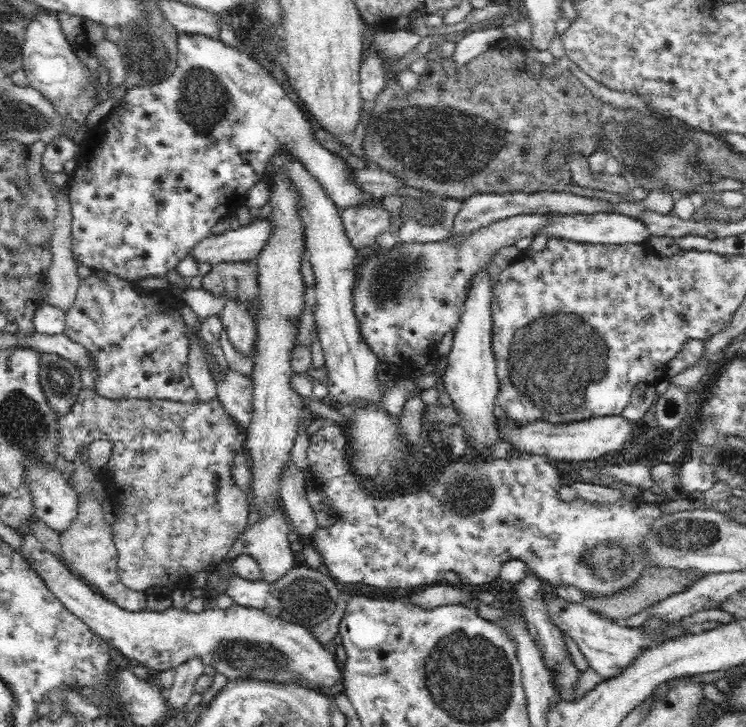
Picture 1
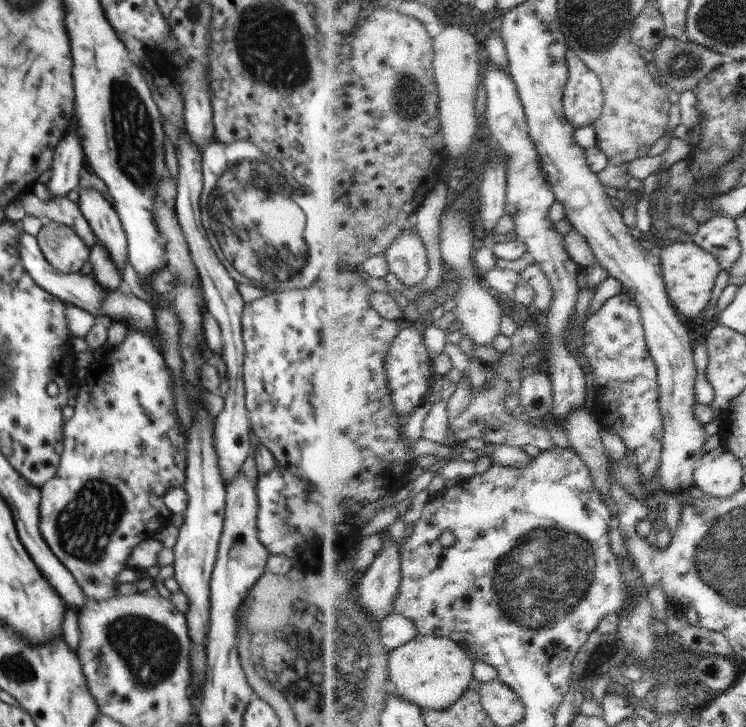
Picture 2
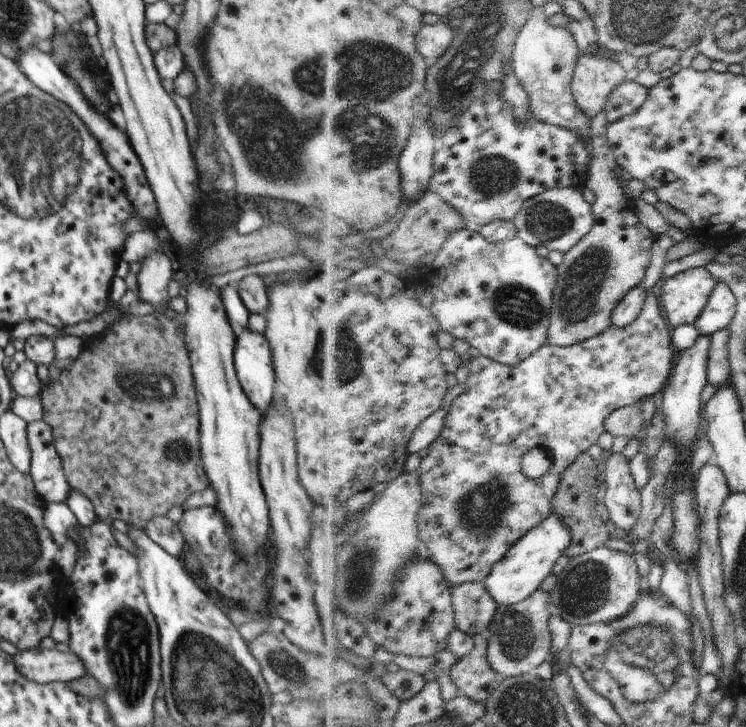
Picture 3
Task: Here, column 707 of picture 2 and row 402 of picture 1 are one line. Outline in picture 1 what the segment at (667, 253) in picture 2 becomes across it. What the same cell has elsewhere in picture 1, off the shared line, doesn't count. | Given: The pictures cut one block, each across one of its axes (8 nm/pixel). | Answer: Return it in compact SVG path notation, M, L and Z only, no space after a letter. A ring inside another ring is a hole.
M273 167L267 176L267 182L270 186L270 214L267 217L269 231L267 232L266 242L262 245L262 250L252 261L257 272L257 293L253 304L255 337L251 344L253 365L248 376L252 385L252 410L248 422L243 427L246 438L245 454L250 469L250 482L246 486L247 504L250 504L249 510L254 508L256 520L250 522L248 528L238 535L235 543L229 548L227 559L240 553L249 554L259 570L259 578L266 584L274 584L298 567L296 554L290 547L292 546L292 543L290 543L290 520L286 509L282 508L280 492L282 492L282 482L284 482L286 470L293 462L292 448L296 446L296 440L300 436L300 428L307 425L312 418L308 409L309 401L296 389L294 382L294 348L300 345L298 344L301 330L300 318L304 316L308 302L312 301L312 298L308 285L306 285L304 271L302 271L309 254L309 247L306 245L306 221L304 221L304 212L306 212L305 194L301 192L299 184L295 182L295 178L291 176L286 167Z

